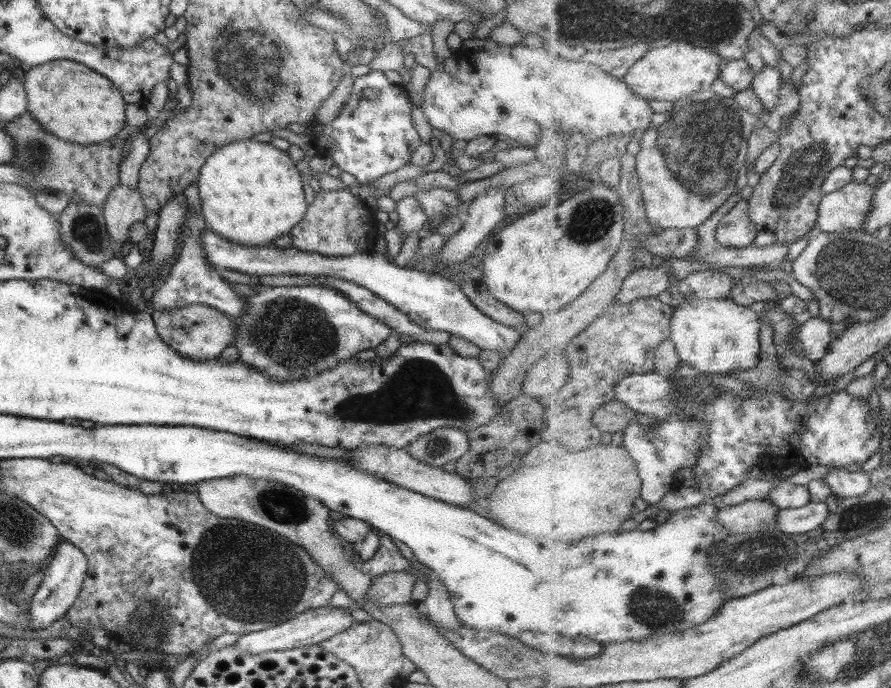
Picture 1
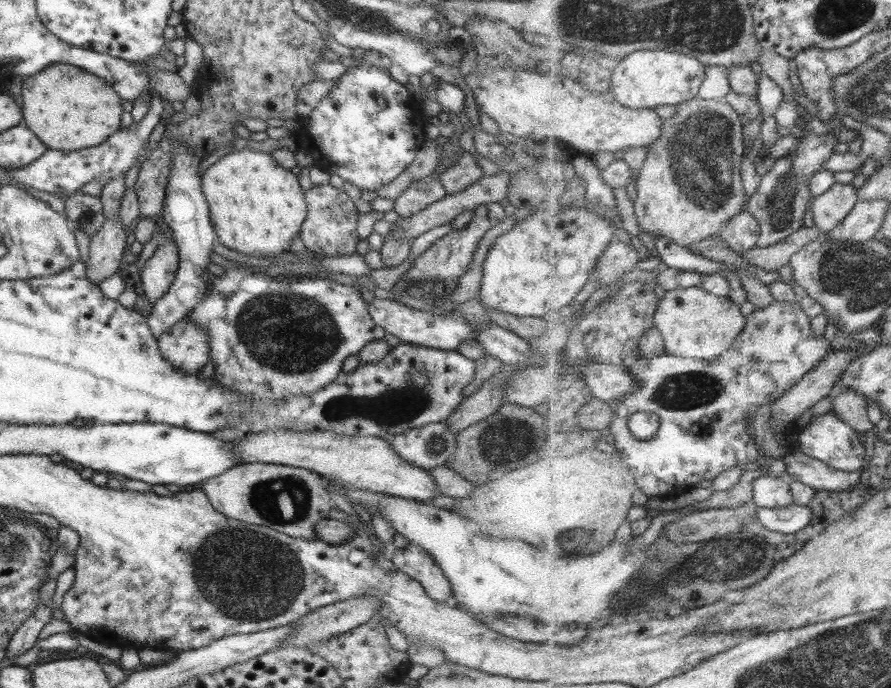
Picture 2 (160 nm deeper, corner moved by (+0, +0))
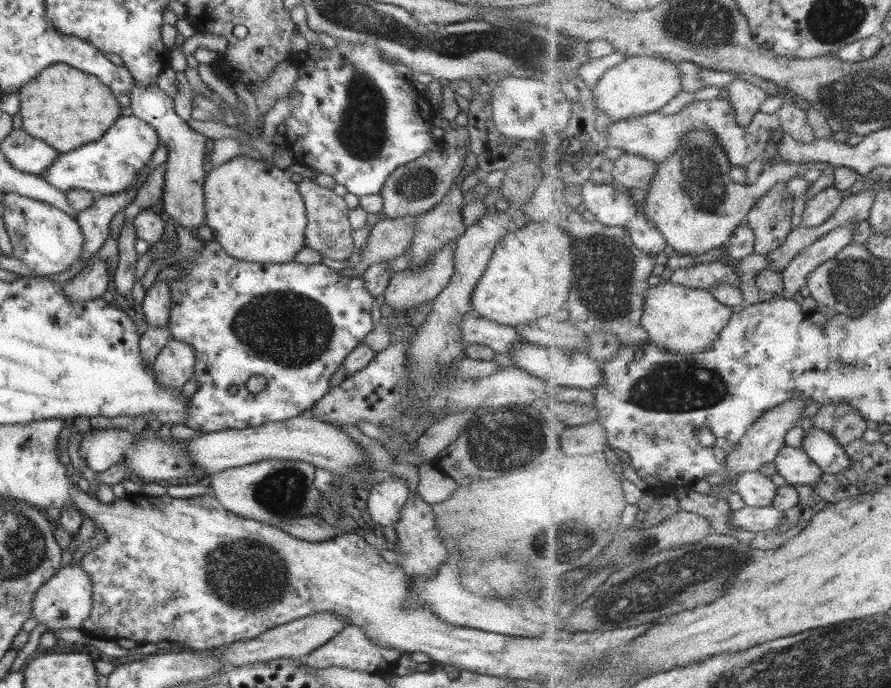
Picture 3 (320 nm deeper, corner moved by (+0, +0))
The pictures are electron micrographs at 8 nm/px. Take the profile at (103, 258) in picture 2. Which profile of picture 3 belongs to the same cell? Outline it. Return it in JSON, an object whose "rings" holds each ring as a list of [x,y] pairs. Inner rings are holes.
{"rings":[[[93,259],[74,277],[63,282],[60,289],[69,302],[85,302],[100,298],[107,290],[107,284],[109,284],[109,276],[105,259]]]}

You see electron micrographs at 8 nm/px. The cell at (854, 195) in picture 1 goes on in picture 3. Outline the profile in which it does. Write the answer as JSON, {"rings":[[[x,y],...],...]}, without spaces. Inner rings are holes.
{"rings":[[[833,185],[821,189],[806,202],[802,224],[815,228],[821,226],[844,202],[846,193]]]}

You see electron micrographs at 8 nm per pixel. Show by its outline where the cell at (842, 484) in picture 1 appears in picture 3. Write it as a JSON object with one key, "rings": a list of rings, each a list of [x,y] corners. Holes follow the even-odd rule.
{"rings":[[[785,445],[775,458],[778,474],[793,485],[813,484],[825,476],[823,470],[802,448]]]}

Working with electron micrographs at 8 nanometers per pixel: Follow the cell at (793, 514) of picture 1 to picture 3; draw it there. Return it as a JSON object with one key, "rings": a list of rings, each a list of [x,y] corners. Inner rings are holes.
{"rings":[[[745,505],[730,514],[730,522],[740,530],[764,531],[778,527],[783,521],[786,511],[779,510],[772,505],[752,507]]]}

